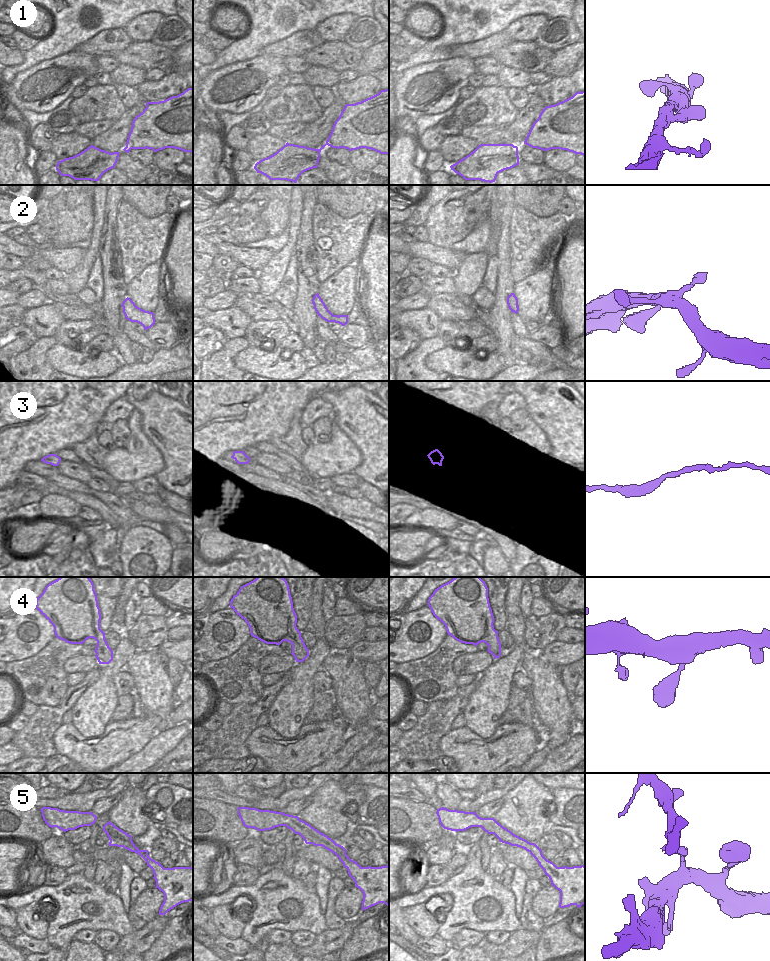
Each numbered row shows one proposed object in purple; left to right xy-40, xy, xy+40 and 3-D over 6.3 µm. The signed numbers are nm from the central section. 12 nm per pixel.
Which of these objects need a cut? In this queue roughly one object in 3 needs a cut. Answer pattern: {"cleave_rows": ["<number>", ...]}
{"cleave_rows": ["5"]}

